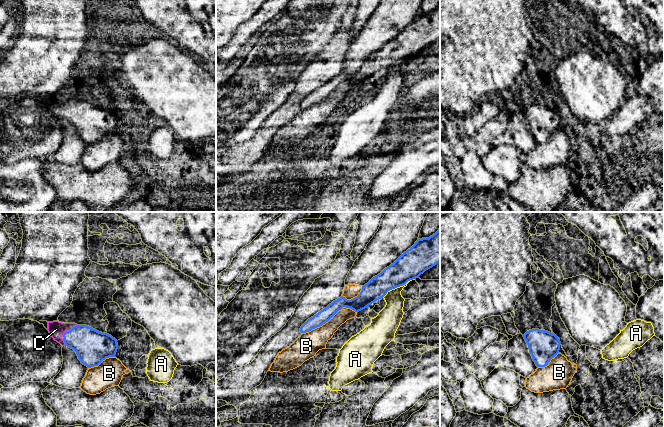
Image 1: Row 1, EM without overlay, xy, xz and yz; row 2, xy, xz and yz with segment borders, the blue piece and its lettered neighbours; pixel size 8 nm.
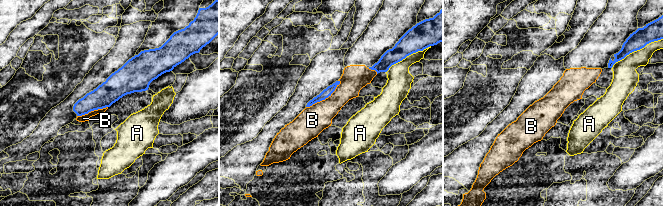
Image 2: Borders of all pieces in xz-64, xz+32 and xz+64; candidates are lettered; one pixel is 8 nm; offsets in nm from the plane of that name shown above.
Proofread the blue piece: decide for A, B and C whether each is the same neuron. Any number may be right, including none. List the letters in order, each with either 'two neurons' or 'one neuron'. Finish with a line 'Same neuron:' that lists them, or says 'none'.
A: two neurons
B: two neurons
C: one neuron
Same neuron: C

